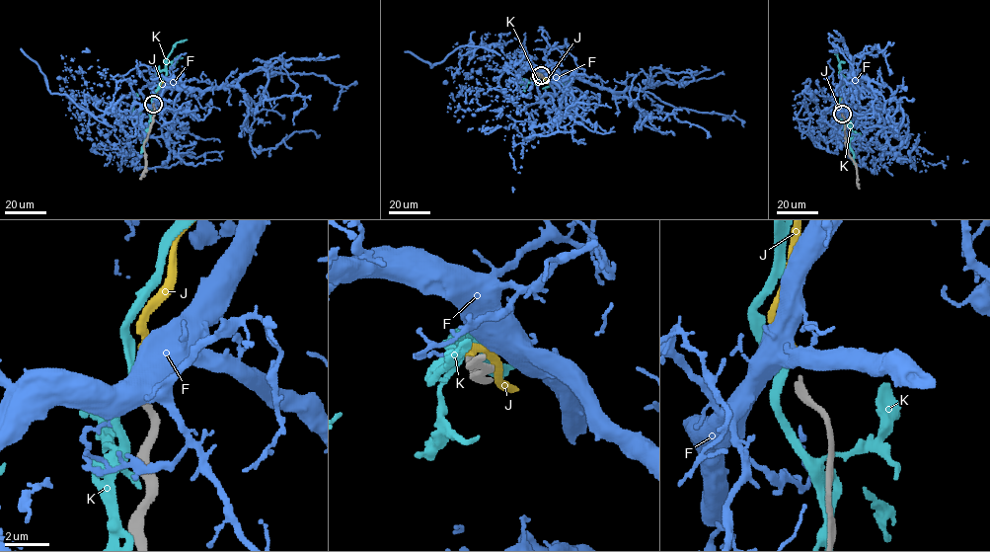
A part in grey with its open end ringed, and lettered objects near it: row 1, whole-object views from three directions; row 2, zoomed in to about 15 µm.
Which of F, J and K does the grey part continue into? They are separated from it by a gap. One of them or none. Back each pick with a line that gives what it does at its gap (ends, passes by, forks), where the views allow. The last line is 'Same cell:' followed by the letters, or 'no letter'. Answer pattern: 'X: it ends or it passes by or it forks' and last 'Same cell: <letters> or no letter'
J: it ends
Same cell: J

